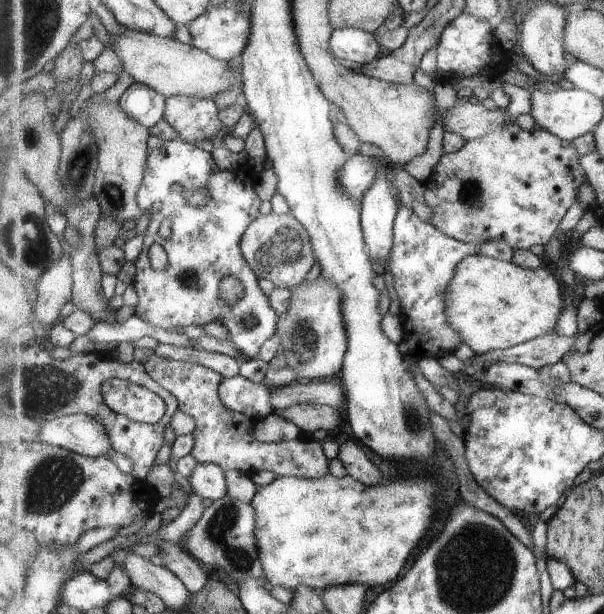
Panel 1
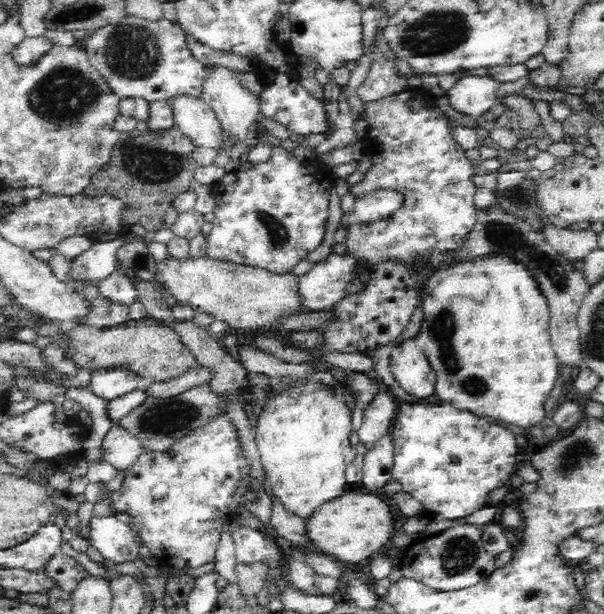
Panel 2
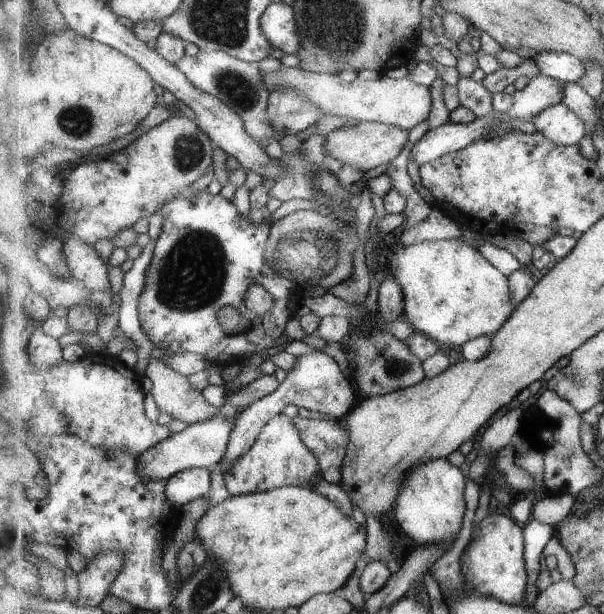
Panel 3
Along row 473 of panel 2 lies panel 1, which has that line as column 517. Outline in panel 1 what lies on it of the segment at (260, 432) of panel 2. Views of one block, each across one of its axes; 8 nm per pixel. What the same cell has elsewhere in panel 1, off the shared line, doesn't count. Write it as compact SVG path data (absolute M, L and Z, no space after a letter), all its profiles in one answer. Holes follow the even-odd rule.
M472 255L458 267L455 279L452 281L450 290L448 291L448 317L450 318L450 324L462 334L463 341L474 351L474 353L482 354L496 349L511 349L519 344L527 343L538 337L546 336L555 332L557 322L559 322L559 316L561 316L563 310L565 310L563 296L561 282L559 282L559 280L547 270L546 266L543 266L540 269L527 269L521 265L513 263L512 261L501 261L500 259L493 259L492 257L484 255Z

